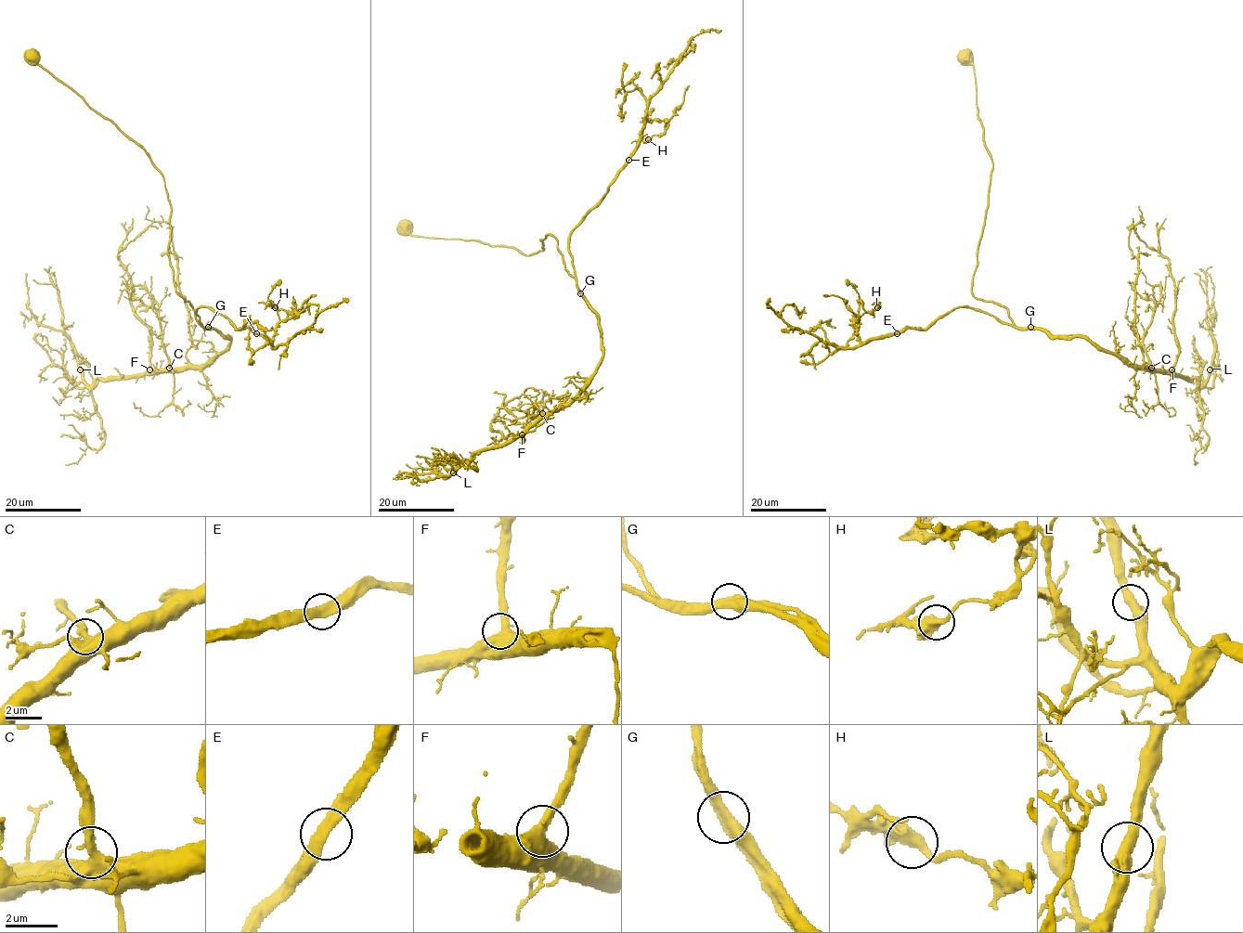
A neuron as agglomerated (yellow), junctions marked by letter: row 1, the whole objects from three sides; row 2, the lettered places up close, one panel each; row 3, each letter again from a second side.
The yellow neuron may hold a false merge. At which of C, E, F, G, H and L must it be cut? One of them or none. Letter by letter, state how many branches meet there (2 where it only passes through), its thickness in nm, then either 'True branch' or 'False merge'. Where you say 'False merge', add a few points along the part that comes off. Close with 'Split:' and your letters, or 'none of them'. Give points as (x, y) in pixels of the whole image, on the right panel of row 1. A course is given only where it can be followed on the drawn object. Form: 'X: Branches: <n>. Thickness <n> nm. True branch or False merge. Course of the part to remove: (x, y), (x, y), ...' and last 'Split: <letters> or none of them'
C: Branches: 2. Thickness 440 nm. True branch
E: Branches: 2. Thickness 440 nm. True branch
F: Branches: 2. Thickness 500 nm. True branch
G: Branches: 2. Thickness 480 nm. True branch
H: Branches: 2. Thickness 440 nm. True branch
L: Branches: 2. Thickness 480 nm. True branch
Split: none of them

